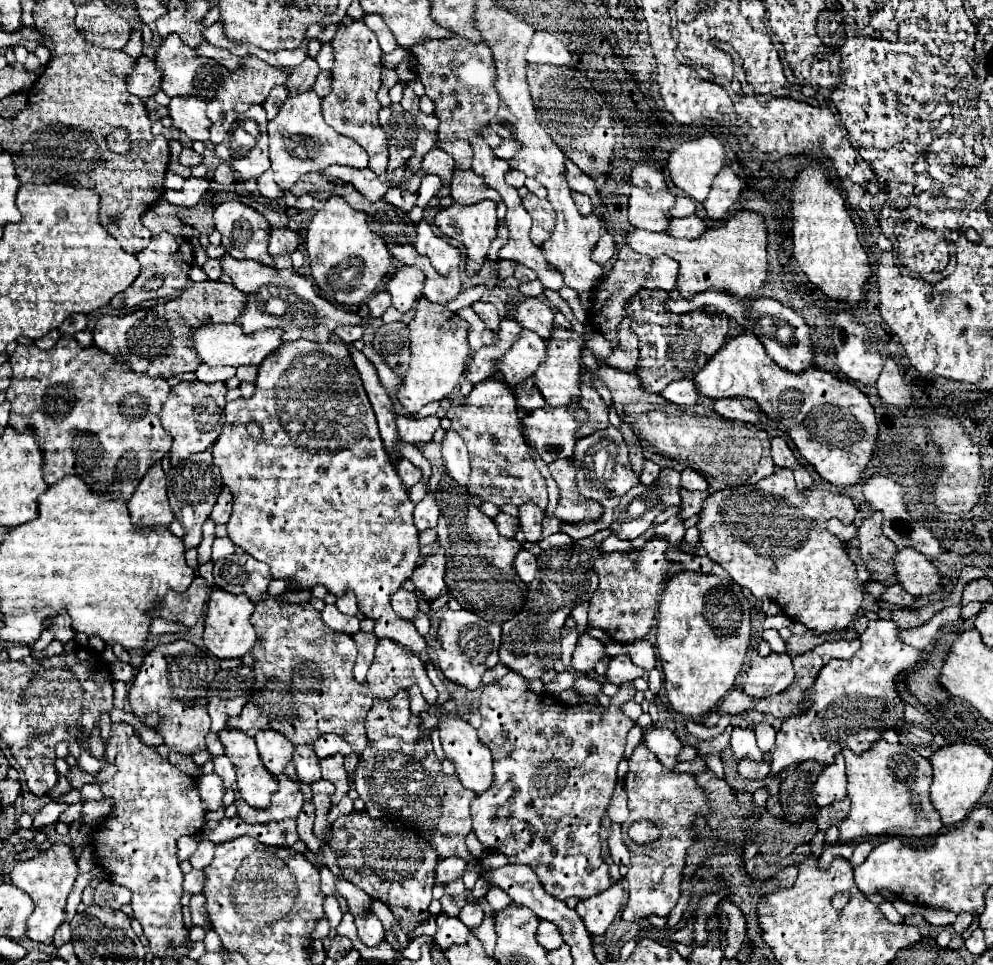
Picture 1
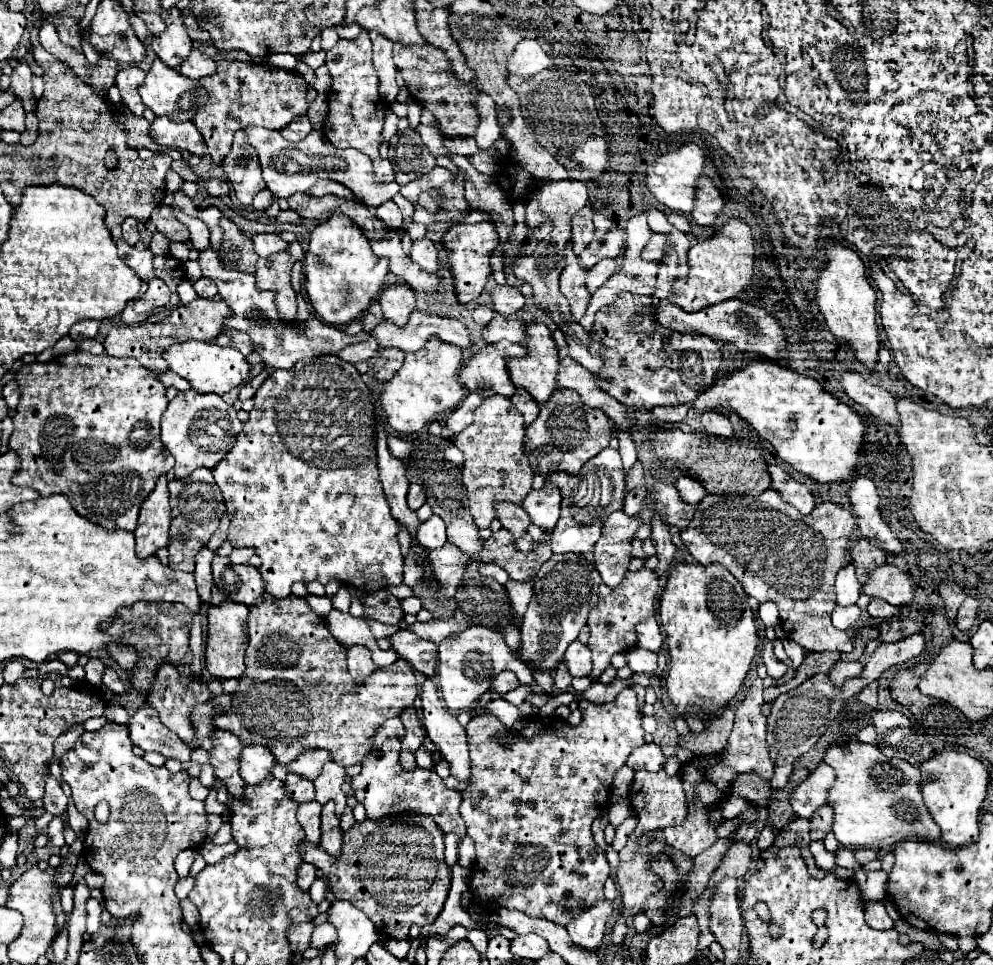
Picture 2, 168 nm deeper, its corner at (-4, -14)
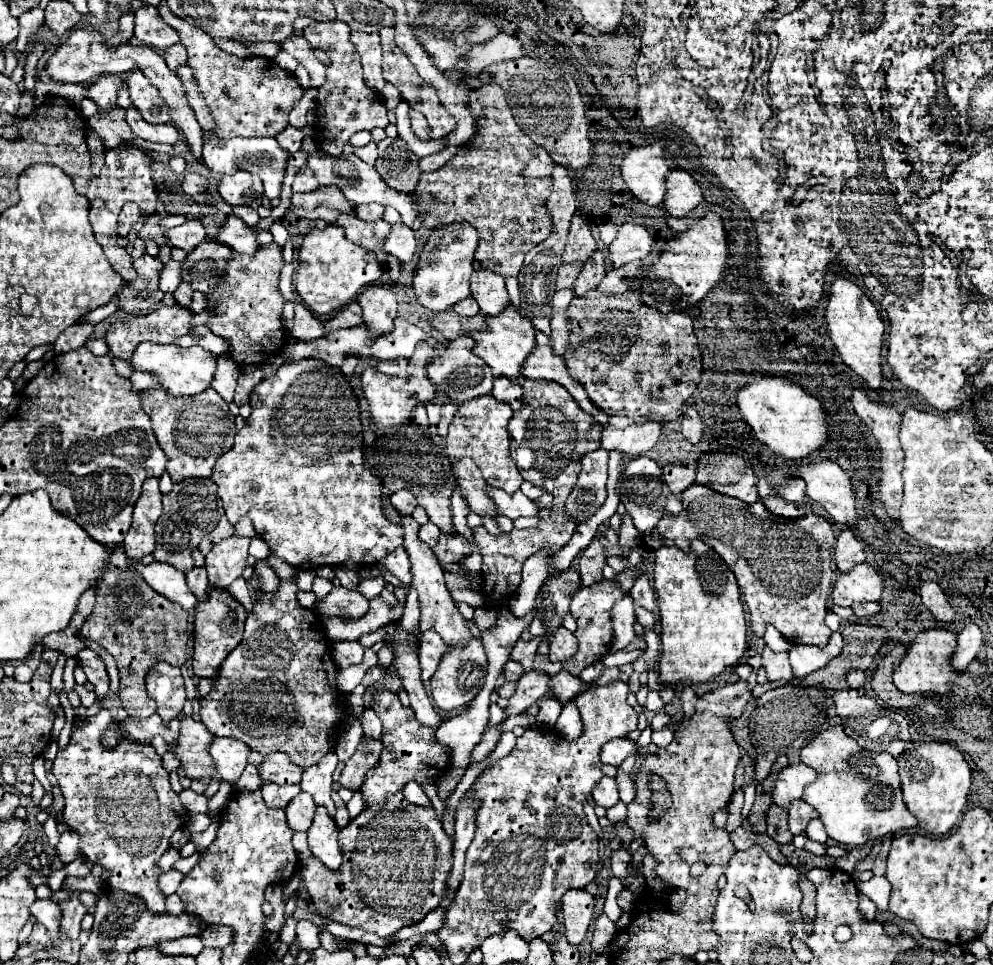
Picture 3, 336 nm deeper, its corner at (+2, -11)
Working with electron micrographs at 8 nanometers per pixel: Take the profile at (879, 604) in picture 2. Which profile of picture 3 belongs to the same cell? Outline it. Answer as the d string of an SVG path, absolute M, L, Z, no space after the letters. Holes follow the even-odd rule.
M874 601L854 603L854 605L852 605L852 611L854 611L858 617L870 617L870 615L876 615L876 613L880 611L880 603L874 603Z

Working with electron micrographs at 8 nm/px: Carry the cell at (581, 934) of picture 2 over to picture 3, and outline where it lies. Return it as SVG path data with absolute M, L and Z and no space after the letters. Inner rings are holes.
M568 891L562 899L564 913L564 929L570 945L580 945L586 939L588 925L594 917L596 899L588 891Z

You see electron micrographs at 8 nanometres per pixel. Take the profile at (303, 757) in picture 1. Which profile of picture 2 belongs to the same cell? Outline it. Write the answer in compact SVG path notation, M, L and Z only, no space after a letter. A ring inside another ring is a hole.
M288 774L284 780L286 796L294 798L296 802L310 802L314 800L314 784L306 778L300 778L296 774Z

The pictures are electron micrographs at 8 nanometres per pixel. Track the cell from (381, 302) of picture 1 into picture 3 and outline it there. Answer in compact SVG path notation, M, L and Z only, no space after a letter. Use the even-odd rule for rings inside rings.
M356 301L348 303L348 307L344 307L336 317L326 321L326 331L334 331L334 329L350 329L362 323L362 313L360 313L360 305Z

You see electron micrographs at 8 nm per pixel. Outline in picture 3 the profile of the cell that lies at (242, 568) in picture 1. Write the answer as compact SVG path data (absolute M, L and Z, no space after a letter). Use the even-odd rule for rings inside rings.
M228 537L220 541L212 551L206 555L206 571L208 581L214 587L228 587L246 569L248 557L248 537Z

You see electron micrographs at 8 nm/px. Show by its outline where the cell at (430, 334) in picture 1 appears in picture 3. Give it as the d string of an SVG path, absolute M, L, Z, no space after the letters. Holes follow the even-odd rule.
M420 341L416 345L416 351L410 359L410 367L412 373L408 377L388 377L380 371L376 371L374 367L368 367L362 371L362 391L364 391L364 399L370 405L370 413L372 419L378 427L398 427L402 423L406 423L410 419L410 415L414 413L414 409L420 403L430 403L436 399L436 385L426 377L426 365L432 361L434 357L434 347L428 345L426 341Z

